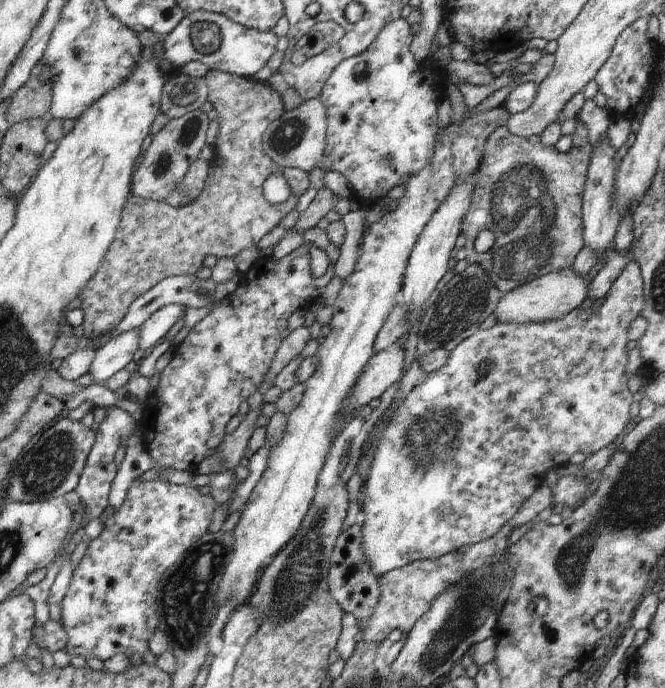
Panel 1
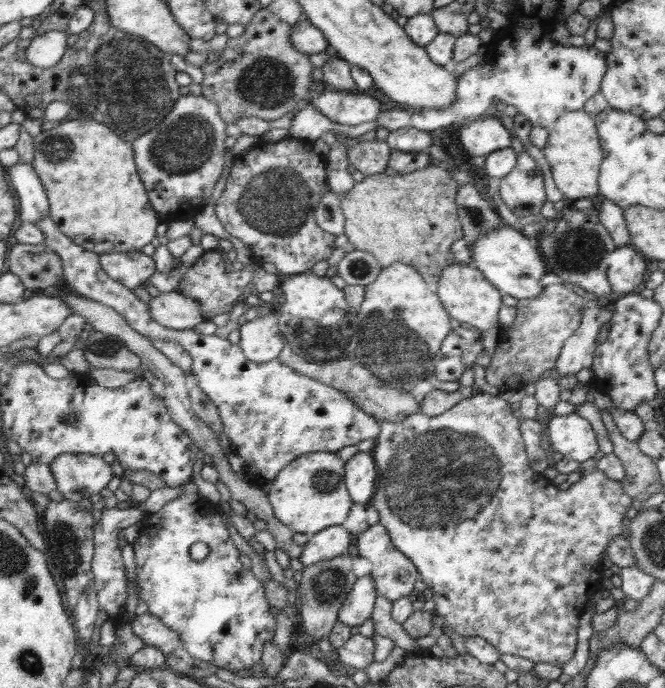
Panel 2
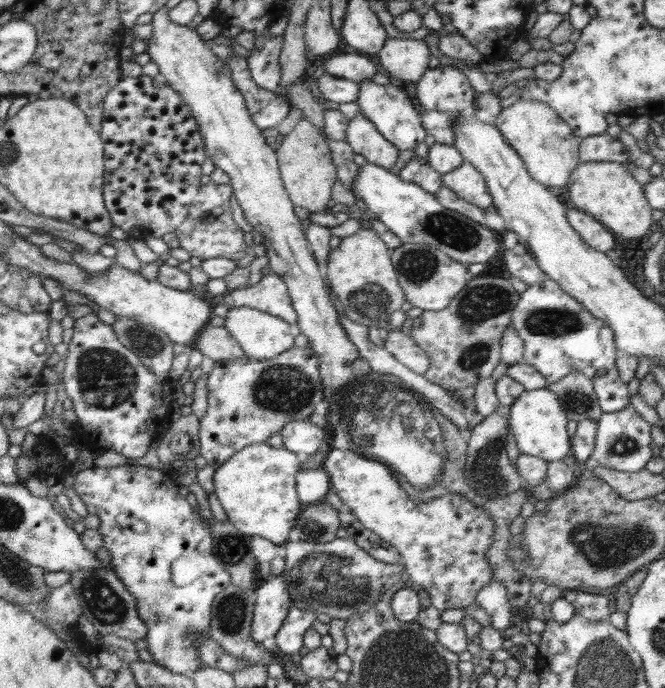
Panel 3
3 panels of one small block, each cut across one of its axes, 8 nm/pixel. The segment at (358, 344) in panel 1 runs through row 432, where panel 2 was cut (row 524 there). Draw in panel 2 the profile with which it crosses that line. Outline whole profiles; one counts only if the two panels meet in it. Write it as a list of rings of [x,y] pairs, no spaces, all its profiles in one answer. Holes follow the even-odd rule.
[[[333,452],[306,453],[289,462],[271,480],[267,493],[276,521],[305,535],[341,525],[354,503],[345,485],[344,465],[344,460]]]

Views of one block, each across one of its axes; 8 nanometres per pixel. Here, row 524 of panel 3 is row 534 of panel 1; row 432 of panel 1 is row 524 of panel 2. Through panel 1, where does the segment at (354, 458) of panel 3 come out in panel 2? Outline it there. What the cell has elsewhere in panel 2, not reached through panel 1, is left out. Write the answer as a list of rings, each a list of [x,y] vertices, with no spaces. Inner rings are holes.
[[[480,392],[458,402],[438,416],[419,412],[405,416],[404,420],[398,422],[382,420],[380,434],[375,438],[375,445],[370,451],[376,463],[377,477],[369,505],[378,510],[379,523],[387,528],[392,544],[414,563],[420,579],[432,589],[436,614],[444,617],[450,630],[464,638],[476,636],[485,639],[498,653],[520,656],[535,664],[546,662],[562,668],[576,654],[577,631],[582,614],[589,604],[597,601],[599,592],[607,585],[608,562],[605,560],[605,550],[615,536],[626,535],[626,530],[622,530],[622,522],[627,524],[625,514],[633,500],[624,492],[621,481],[608,478],[597,468],[583,472],[580,480],[571,484],[566,491],[559,489],[543,474],[534,472],[519,429],[521,419],[506,400],[498,395]]]

